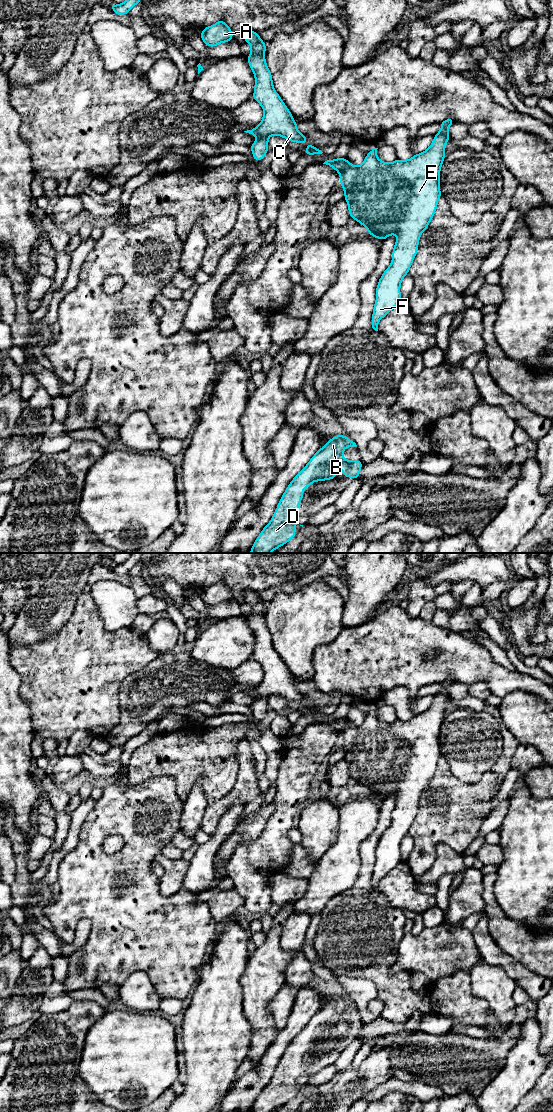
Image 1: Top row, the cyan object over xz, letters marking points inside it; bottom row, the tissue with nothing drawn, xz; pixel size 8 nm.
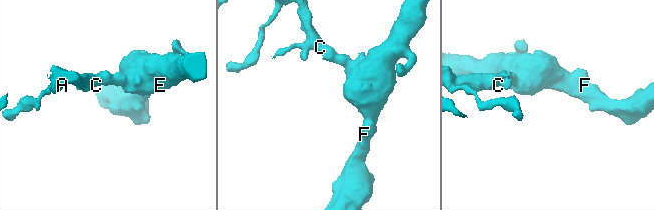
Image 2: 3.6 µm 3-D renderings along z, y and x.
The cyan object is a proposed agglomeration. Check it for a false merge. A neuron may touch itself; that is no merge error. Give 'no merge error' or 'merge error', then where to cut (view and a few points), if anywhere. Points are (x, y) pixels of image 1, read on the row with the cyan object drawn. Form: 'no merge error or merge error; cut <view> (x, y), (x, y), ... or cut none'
no merge error; cut none

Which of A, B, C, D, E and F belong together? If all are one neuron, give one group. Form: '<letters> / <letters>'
A B C D E F

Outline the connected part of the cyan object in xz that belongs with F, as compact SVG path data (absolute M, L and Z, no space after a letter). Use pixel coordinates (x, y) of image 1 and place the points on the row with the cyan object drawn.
M448 118L442 121L441 130L434 135L433 143L430 147L419 154L414 155L409 160L396 159L393 163L386 163L378 159L377 149L373 148L366 154L365 161L360 166L353 166L346 158L327 160L326 164L334 168L340 174L340 184L344 189L344 199L348 203L351 219L357 220L368 229L368 234L375 238L385 240L389 235L396 234L397 240L392 251L392 262L379 279L376 288L376 302L372 314L372 328L378 331L378 322L391 310L402 302L400 286L402 279L408 274L411 264L418 252L420 235L427 229L440 199L440 169L445 158L445 145L449 142L450 135L447 129L455 121Z

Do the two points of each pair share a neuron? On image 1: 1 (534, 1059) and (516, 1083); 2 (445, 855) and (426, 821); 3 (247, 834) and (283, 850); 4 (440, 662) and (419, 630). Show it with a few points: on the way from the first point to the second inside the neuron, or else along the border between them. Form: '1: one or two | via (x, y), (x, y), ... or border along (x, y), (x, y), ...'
1: one | via (528, 1063), (517, 1077)
2: two | border along (459, 852), (438, 843), (431, 865)
3: two | border along (269, 818), (255, 839), (243, 841), (235, 849)
4: one | via (442, 654), (442, 651), (427, 637)

